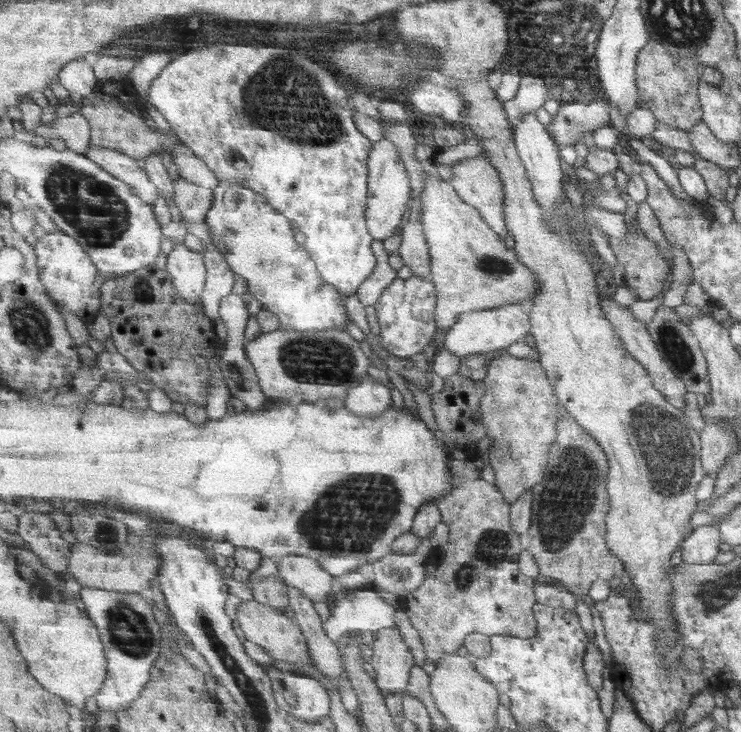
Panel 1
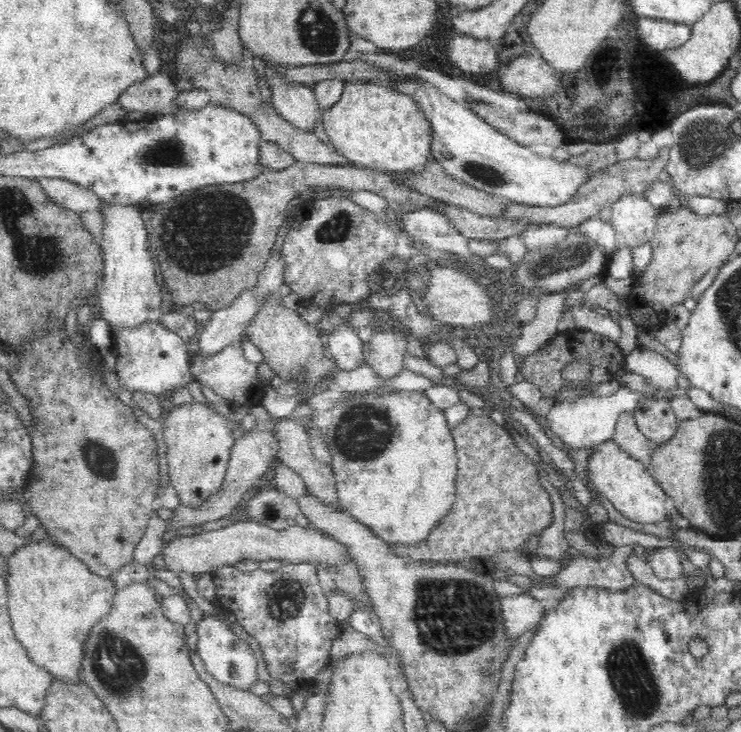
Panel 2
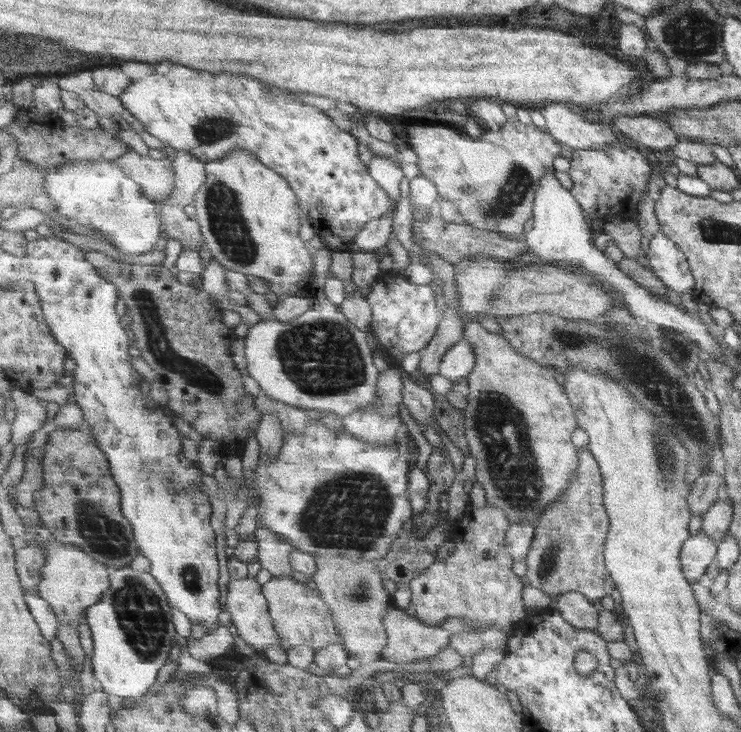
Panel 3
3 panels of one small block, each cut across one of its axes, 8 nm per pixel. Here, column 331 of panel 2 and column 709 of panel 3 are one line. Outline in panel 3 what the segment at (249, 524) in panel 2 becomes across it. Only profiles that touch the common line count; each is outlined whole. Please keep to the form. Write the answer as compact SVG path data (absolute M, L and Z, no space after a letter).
M703 531L689 535L680 554L681 570L684 571L685 578L689 582L699 580L707 566L713 562L715 554L716 543Z

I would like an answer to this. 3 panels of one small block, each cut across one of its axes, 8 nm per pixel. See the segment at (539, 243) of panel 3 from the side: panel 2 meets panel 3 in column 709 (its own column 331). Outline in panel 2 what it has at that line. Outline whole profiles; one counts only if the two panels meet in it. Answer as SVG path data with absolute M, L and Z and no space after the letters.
M338 327L330 336L324 336L329 358L336 362L339 371L354 371L364 365L363 343L358 332Z

